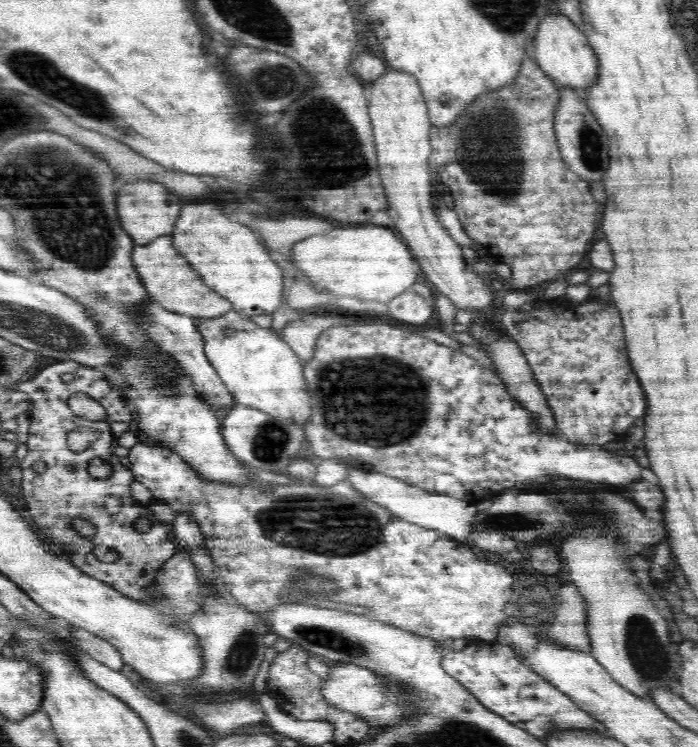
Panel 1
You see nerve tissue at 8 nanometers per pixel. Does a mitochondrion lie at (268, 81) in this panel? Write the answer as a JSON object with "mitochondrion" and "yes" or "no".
{"mitochondrion":"yes"}

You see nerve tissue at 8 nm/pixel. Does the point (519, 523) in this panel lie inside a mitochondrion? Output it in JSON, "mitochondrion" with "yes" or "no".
{"mitochondrion":"yes"}

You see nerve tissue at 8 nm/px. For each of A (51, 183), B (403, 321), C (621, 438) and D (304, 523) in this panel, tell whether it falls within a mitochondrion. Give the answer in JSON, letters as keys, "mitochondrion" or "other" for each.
{"A":"mitochondrion","B":"other","C":"other","D":"mitochondrion"}

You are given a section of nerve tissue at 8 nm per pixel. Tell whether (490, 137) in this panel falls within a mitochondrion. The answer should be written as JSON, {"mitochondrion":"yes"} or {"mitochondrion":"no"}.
{"mitochondrion":"yes"}

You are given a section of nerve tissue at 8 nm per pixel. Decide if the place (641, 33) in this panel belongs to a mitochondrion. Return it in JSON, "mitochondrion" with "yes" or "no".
{"mitochondrion":"no"}

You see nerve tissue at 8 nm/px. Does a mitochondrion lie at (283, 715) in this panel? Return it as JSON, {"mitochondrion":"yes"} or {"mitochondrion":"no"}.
{"mitochondrion":"no"}

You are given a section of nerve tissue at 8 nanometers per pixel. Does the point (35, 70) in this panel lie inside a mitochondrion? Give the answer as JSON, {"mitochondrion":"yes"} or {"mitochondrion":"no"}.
{"mitochondrion":"yes"}

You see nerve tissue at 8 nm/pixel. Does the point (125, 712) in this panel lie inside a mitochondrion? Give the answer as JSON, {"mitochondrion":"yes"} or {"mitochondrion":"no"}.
{"mitochondrion":"no"}

